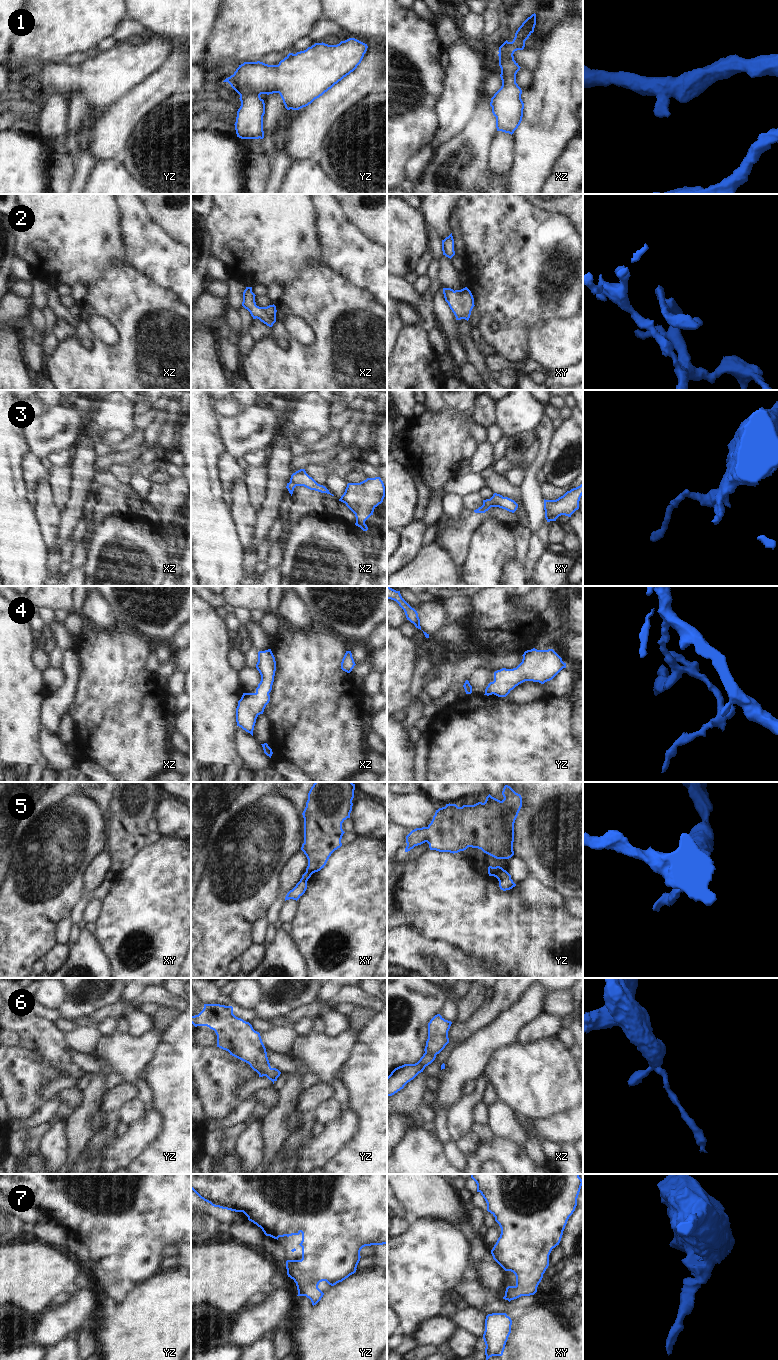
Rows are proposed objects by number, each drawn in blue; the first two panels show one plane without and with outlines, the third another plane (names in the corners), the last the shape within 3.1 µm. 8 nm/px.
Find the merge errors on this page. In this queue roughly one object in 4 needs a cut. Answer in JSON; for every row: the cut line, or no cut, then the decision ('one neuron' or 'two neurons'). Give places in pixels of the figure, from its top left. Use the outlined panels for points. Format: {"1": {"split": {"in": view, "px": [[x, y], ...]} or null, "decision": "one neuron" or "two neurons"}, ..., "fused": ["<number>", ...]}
{"1": {"split": {"in": "yz", "px": [[259, 95], [244, 93], [240, 96]]}, "decision": "two neurons"}, "2": {"split": null, "decision": "one neuron"}, "3": {"split": null, "decision": "one neuron"}, "4": {"split": null, "decision": "one neuron"}, "5": {"split": {"in": "yz", "px": [[503, 869], [494, 876]]}, "decision": "two neurons"}, "6": {"split": {"in": "xz", "px": [[425, 1052], [435, 1055]]}, "decision": "two neurons"}, "7": {"split": null, "decision": "one neuron"}, "fused": ["1", "5", "6"]}

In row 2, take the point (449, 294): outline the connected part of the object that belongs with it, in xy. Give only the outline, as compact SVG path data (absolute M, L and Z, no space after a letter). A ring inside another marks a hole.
M465 287L461 290L443 288L445 301L454 313L456 320L469 320L474 305L474 298L471 291Z

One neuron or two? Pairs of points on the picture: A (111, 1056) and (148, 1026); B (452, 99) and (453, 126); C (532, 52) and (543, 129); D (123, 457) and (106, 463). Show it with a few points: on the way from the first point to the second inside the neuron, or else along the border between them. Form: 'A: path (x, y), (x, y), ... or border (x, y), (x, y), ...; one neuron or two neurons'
A: border (154, 1026), (144, 1035), (132, 1036), (129, 1033); two neurons
B: path (453, 106), (453, 119); one neuron
C: border (541, 46), (540, 62), (533, 72); two neurons
D: path (119, 458), (110, 460); one neuron

